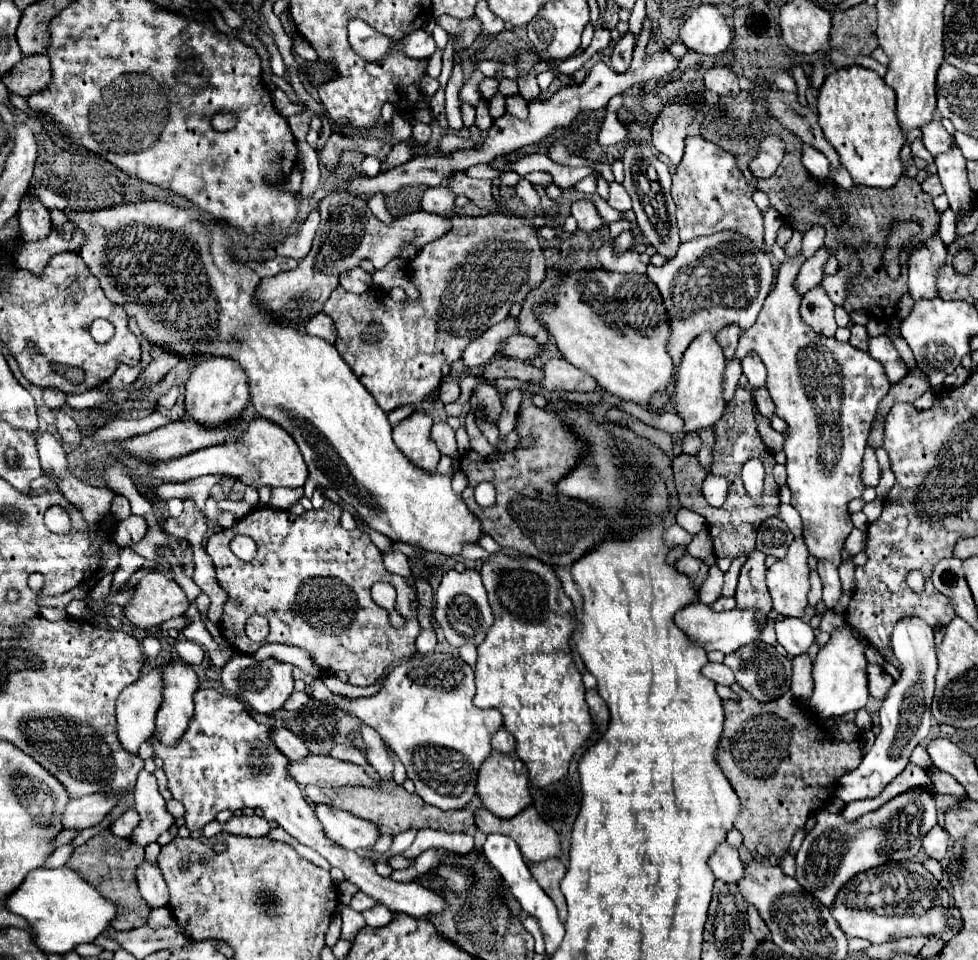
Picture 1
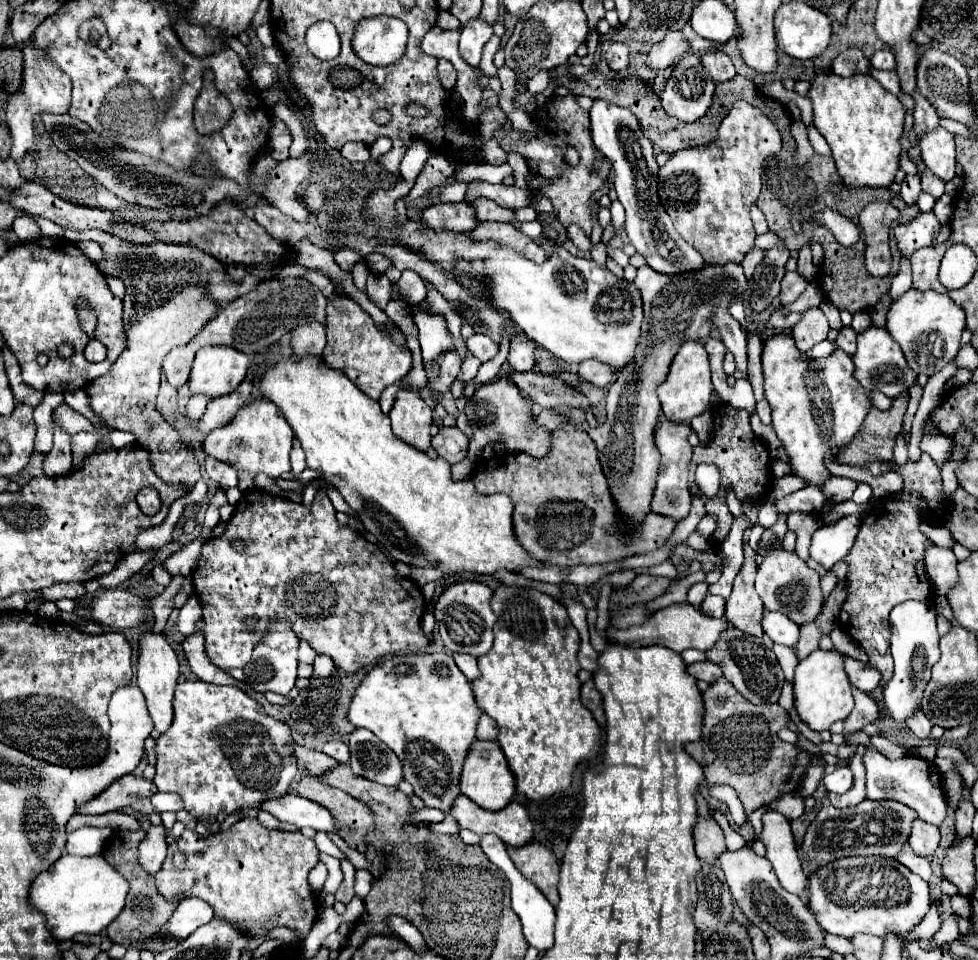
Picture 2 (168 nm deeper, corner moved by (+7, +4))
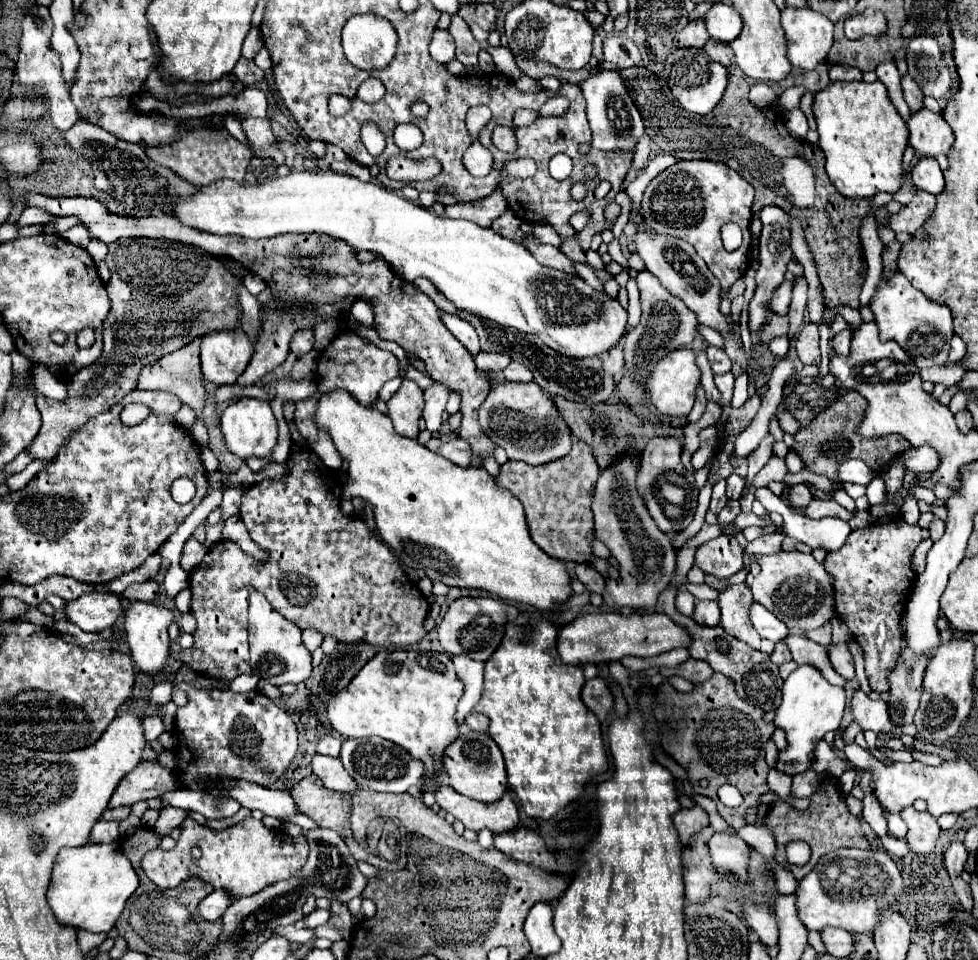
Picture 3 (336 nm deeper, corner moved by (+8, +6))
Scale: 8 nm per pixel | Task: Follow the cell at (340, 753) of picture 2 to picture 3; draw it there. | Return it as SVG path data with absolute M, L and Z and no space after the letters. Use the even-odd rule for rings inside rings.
M325 736L317 744L317 752L319 754L327 754L327 756L339 756L339 752L341 752L341 740L333 738L333 736Z

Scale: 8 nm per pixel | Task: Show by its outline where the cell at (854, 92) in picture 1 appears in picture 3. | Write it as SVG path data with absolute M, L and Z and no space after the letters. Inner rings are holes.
M831 82L819 90L813 100L813 114L817 120L819 146L825 152L827 176L845 198L871 198L879 192L897 192L901 186L901 160L907 148L909 128L891 104L883 82Z

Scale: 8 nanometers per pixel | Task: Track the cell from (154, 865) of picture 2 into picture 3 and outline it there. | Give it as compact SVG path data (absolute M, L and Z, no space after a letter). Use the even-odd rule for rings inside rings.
M165 806L165 808L161 810L161 814L159 814L155 826L153 826L155 834L157 834L157 836L169 834L173 828L181 826L181 822L185 820L185 816L187 816L187 812L183 812L183 810L175 810L175 808L171 808L171 806Z

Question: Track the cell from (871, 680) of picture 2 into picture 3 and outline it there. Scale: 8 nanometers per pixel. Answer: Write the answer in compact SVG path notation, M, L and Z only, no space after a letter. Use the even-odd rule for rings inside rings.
M839 644L839 646L829 646L829 660L833 664L833 668L845 678L845 680L853 680L855 678L855 666L849 654L847 644Z

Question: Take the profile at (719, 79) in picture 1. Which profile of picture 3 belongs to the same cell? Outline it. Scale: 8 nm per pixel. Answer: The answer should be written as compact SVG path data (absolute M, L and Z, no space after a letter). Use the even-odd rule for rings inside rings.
M709 40L707 46L705 46L705 52L707 52L707 56L709 56L713 62L723 64L725 68L729 68L731 62L733 62L733 50L731 50L727 44L723 44L723 42Z

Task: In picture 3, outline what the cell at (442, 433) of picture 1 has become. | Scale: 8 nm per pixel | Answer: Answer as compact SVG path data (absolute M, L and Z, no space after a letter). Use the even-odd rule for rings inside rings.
M433 436L427 444L427 448L459 466L469 466L471 462L471 446L467 440L463 438L453 438L451 442L443 442L441 438Z

